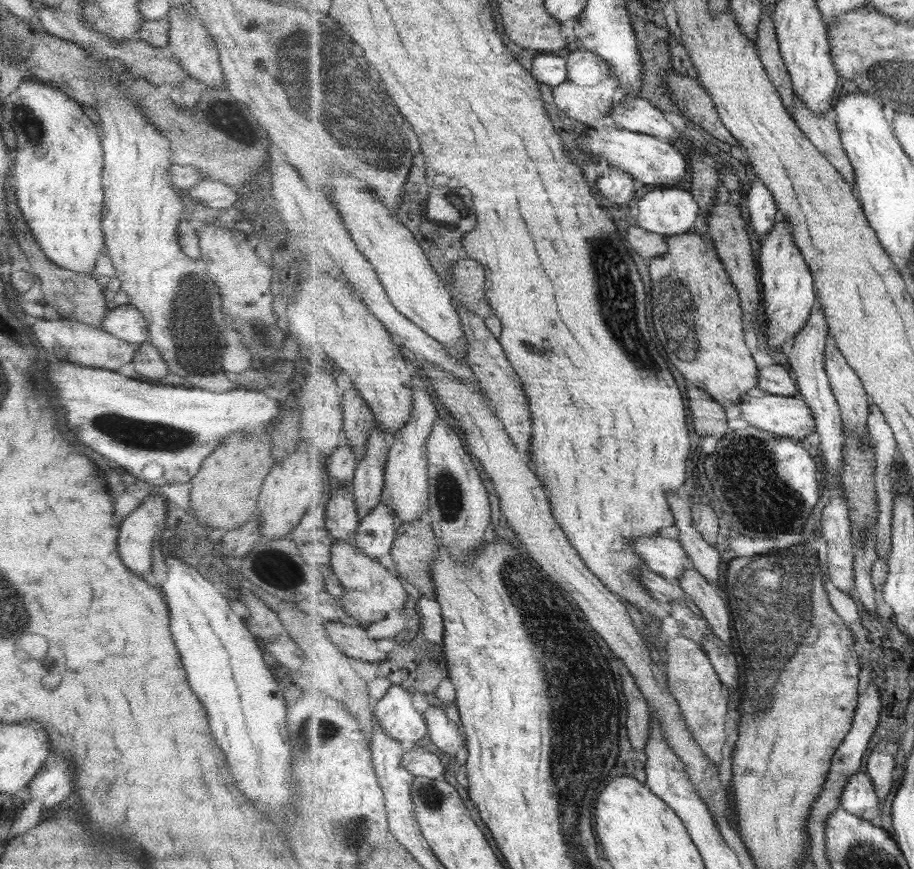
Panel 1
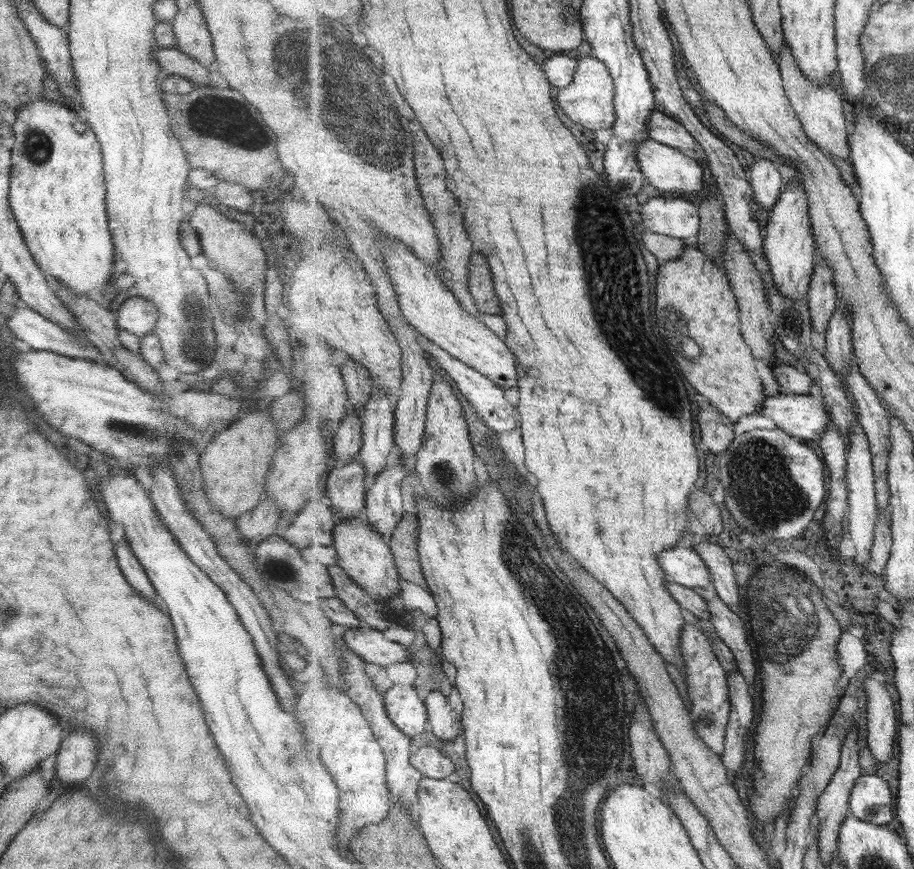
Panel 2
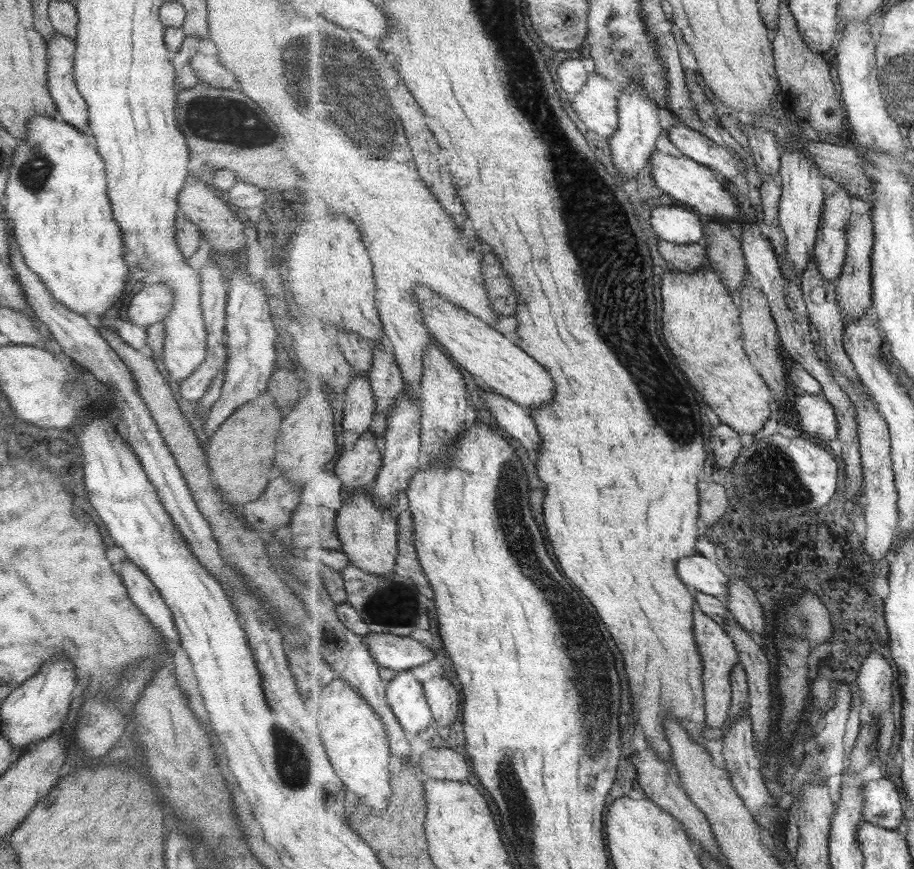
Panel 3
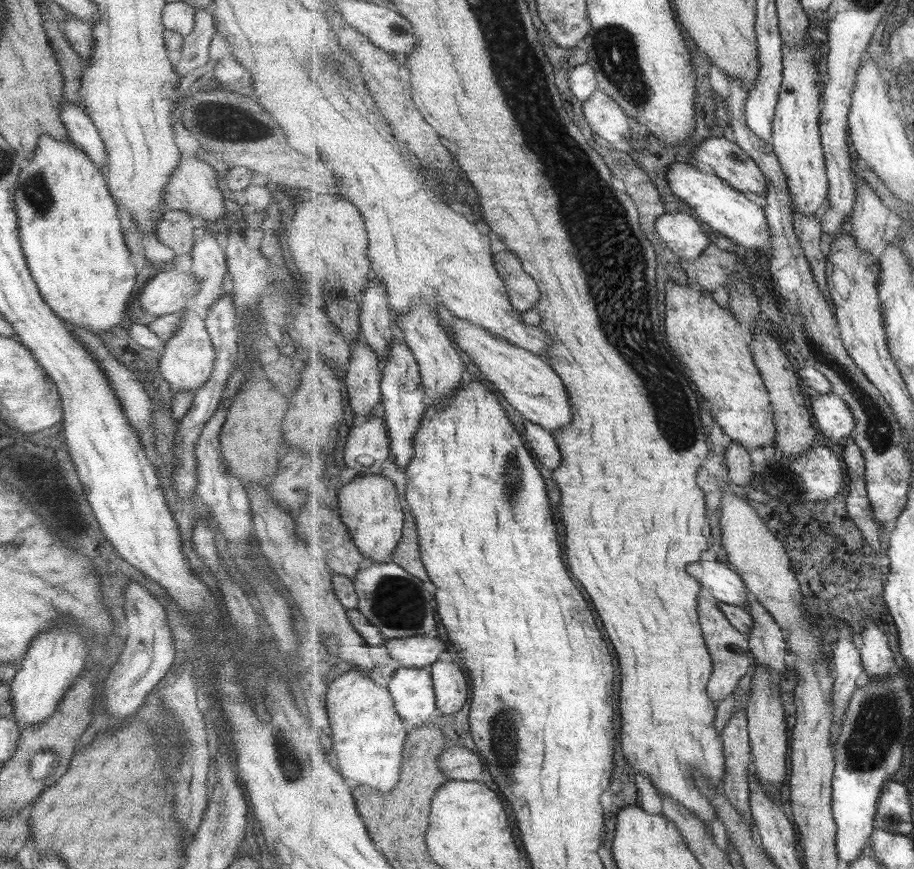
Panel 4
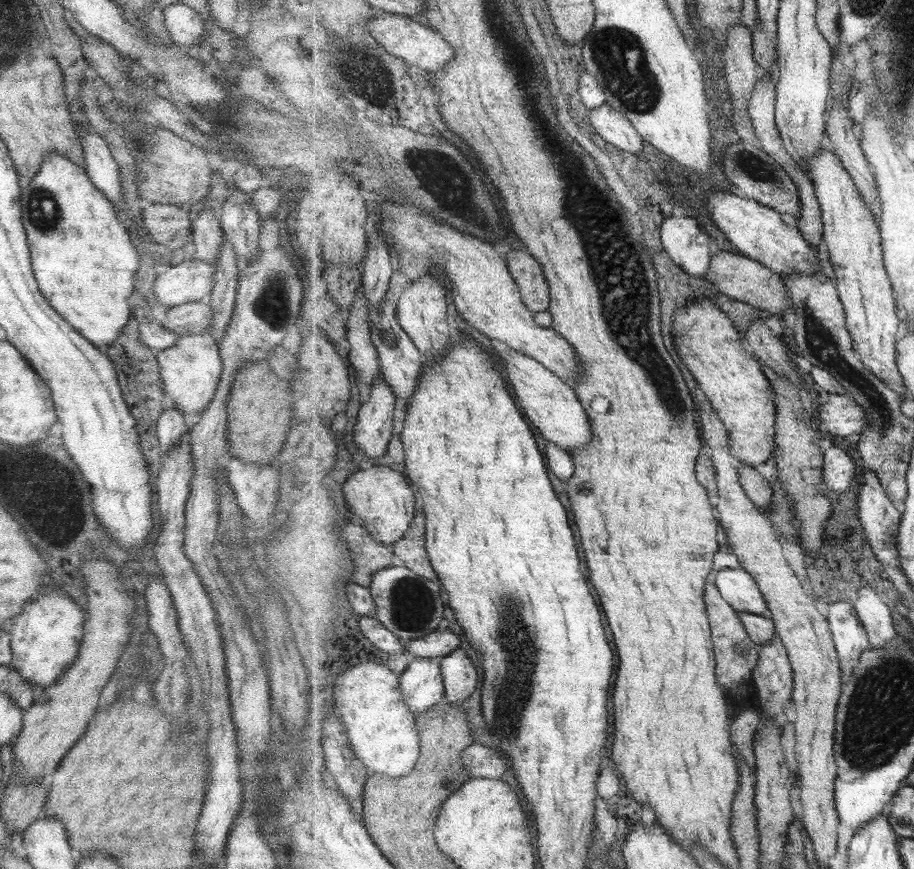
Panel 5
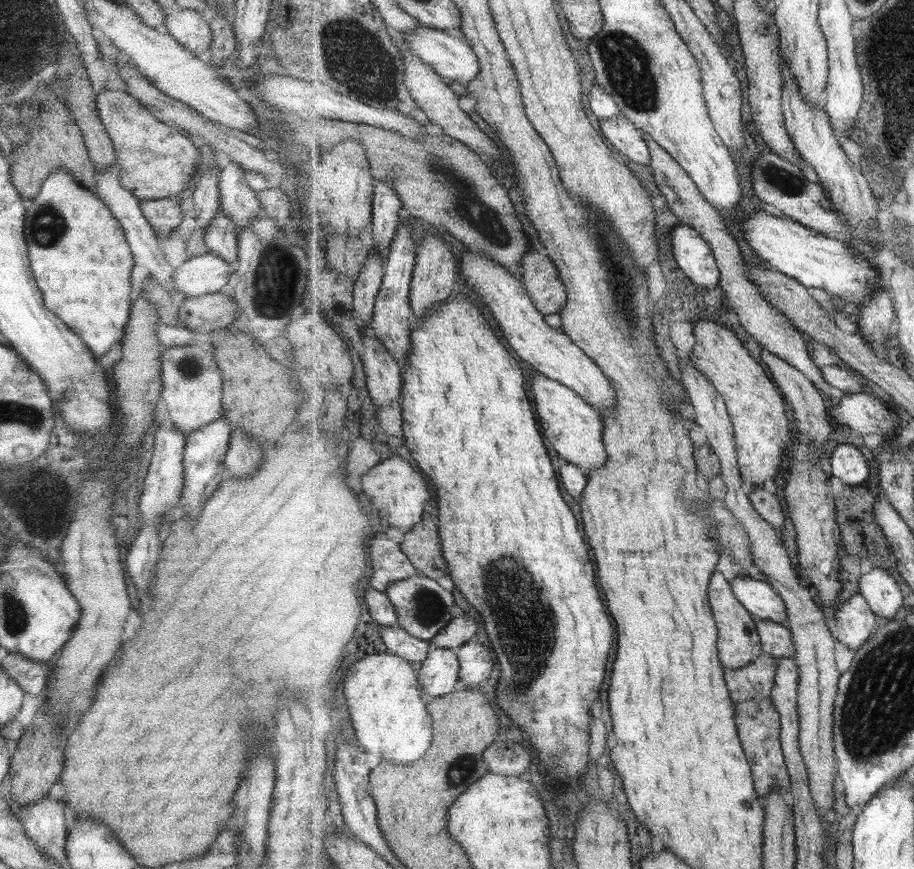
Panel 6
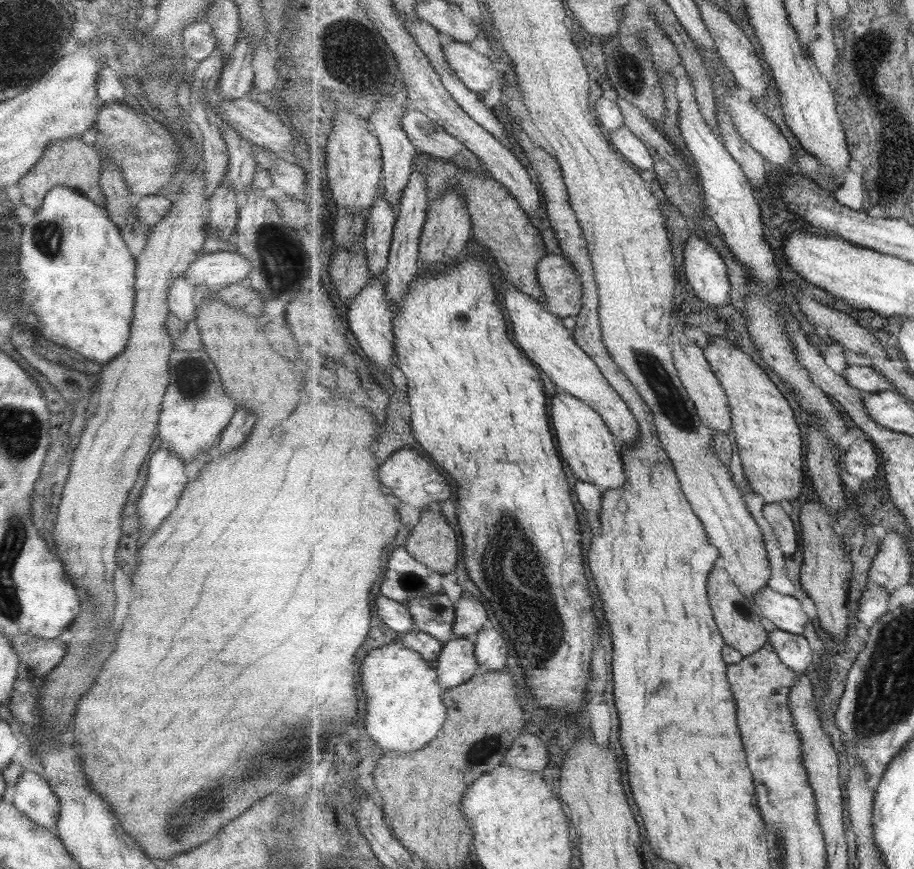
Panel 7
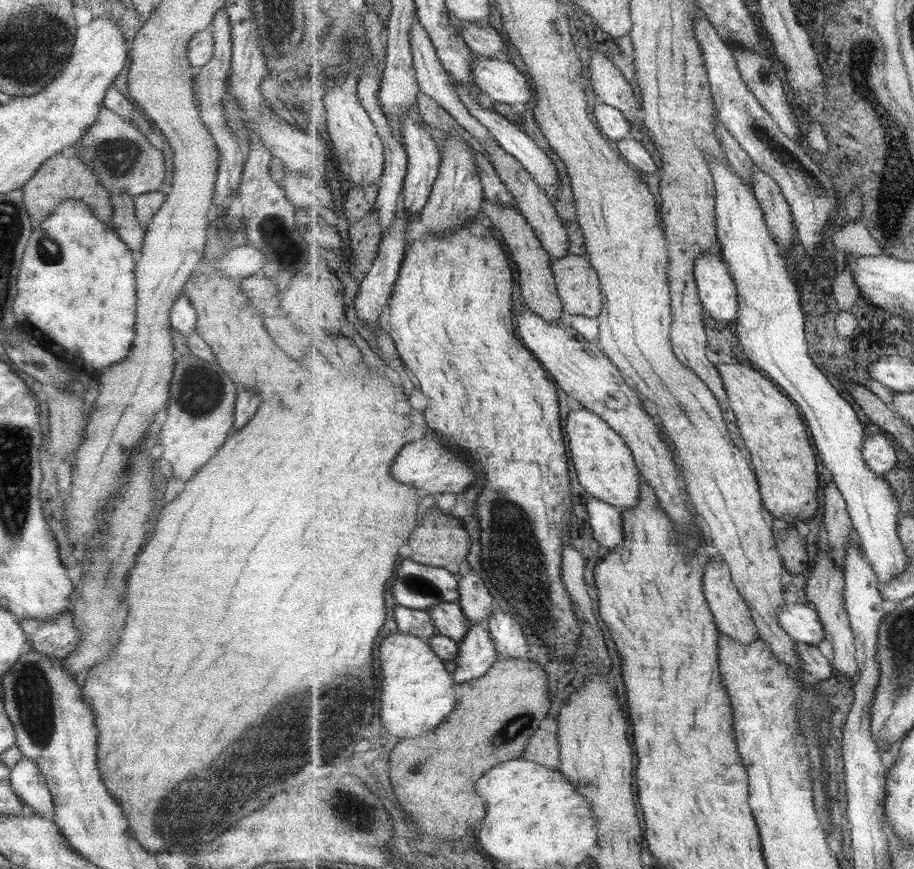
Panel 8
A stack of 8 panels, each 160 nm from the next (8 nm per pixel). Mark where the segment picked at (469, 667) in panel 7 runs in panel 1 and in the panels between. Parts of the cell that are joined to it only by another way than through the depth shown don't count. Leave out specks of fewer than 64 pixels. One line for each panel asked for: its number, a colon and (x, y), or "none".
1: (395, 710)
2: (407, 711)
3: (406, 696)
4: (413, 689)
5: (422, 685)
6: (439, 675)

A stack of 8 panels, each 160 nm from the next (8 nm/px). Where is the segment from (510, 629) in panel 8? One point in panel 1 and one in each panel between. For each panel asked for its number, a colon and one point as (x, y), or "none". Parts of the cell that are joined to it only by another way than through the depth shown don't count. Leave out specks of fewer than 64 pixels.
1: (447, 735)
2: (446, 724)
3: (445, 700)
4: (451, 683)
5: (460, 676)
6: (476, 661)
7: (492, 648)

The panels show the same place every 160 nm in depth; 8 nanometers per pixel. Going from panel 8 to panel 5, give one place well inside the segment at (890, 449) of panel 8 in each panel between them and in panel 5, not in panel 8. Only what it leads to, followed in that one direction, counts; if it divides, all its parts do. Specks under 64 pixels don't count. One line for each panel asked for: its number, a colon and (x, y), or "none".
5: (840, 468)
6: (845, 461)
7: (862, 459)

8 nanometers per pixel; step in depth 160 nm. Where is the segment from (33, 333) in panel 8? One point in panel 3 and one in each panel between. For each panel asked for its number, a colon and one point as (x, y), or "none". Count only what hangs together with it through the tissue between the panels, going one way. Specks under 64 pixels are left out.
3: (55, 202)
4: (68, 226)
5: (83, 261)
6: (80, 261)
7: (77, 275)

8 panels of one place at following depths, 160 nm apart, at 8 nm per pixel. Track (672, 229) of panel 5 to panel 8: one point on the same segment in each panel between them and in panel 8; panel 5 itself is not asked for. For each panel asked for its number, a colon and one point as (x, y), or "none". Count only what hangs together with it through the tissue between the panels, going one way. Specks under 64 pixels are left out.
6: (694, 255)
7: (707, 273)
8: (718, 291)

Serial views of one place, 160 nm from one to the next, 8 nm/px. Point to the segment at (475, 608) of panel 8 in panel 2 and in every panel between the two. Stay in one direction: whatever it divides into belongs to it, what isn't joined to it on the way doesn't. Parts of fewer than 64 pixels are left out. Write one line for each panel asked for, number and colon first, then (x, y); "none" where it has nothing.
2: (371, 644)
3: (400, 653)
4: (417, 651)
5: (442, 643)
6: (463, 629)
7: (471, 615)

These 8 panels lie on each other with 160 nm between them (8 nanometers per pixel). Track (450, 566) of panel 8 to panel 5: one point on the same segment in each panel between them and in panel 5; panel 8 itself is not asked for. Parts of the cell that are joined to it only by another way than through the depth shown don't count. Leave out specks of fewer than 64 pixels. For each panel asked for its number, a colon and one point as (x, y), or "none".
5: (412, 550)
6: (422, 545)
7: (434, 542)

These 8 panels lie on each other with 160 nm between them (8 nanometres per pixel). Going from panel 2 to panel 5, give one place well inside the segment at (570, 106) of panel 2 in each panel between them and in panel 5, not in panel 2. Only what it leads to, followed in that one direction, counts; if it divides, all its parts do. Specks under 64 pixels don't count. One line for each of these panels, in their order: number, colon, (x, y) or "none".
3: (597, 105)
4: (606, 118)
5: (614, 128)

